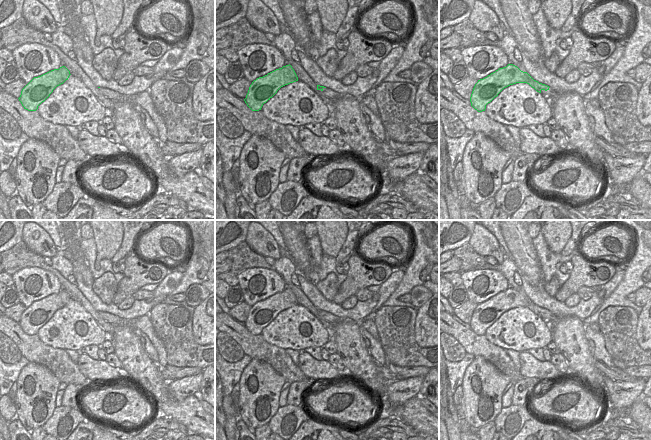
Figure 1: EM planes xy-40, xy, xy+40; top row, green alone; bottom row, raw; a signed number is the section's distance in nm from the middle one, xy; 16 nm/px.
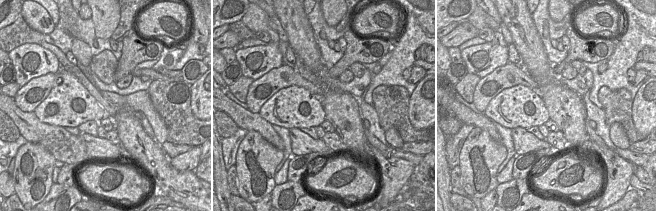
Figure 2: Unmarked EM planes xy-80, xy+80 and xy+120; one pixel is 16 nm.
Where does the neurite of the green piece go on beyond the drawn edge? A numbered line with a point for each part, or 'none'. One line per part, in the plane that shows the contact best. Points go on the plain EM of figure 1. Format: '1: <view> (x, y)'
none.

